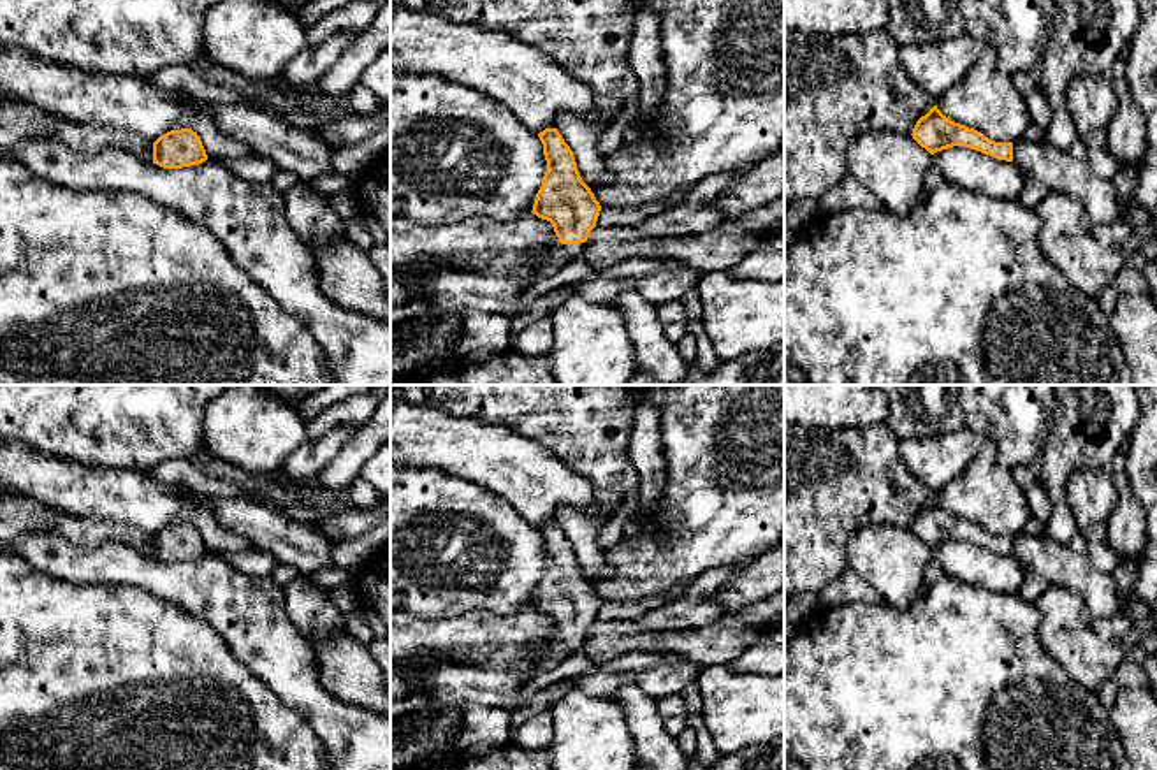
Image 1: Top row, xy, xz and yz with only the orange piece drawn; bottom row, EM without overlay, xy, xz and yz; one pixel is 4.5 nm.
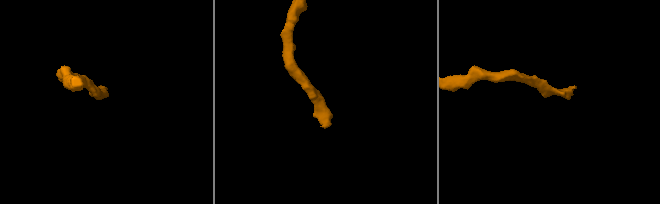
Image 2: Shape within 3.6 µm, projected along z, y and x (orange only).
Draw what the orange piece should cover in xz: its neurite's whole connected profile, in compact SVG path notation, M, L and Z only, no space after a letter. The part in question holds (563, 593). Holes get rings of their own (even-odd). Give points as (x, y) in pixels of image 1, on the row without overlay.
M557 522L538 527L543 538L547 566L533 598L533 608L552 617L559 638L549 645L538 672L556 668L573 652L582 652L586 635L596 621L601 599L582 575L573 545Z

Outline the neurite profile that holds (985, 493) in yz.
M990 439L935 499L948 513L995 536L1015 536L1032 519L1025 489L1016 483L1013 471L999 462Z

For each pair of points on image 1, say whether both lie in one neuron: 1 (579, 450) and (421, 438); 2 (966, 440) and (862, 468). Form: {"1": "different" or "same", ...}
{"1": "different", "2": "different"}

